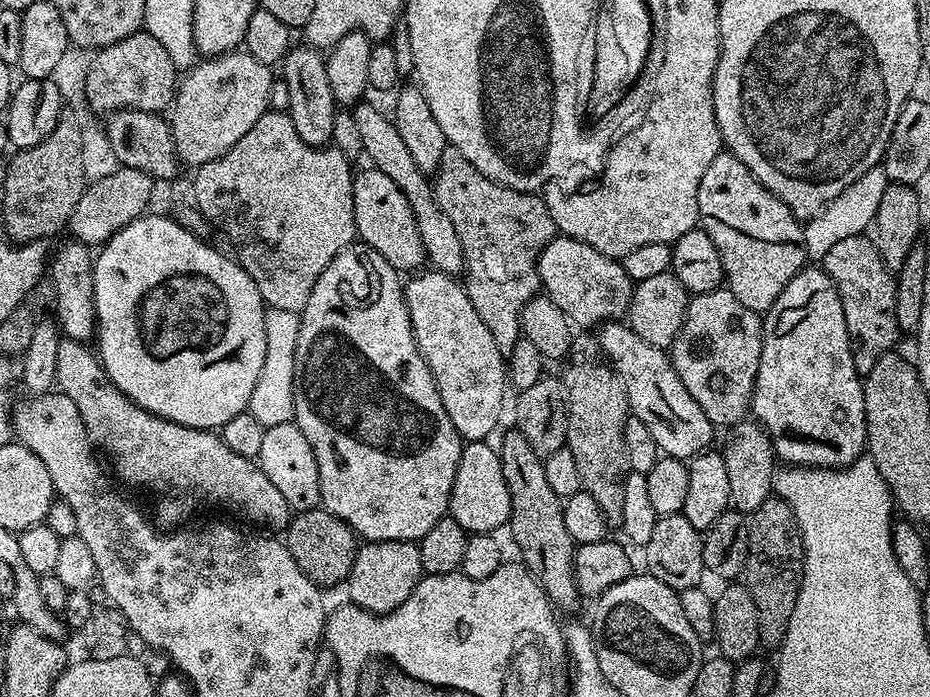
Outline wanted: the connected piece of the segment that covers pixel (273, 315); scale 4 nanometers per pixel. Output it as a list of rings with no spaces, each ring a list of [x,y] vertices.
[[[268,308],[264,314],[266,326],[266,362],[262,362],[262,374],[254,394],[250,394],[248,412],[262,422],[264,429],[289,423],[294,417],[294,350],[298,350],[298,326],[300,313]]]

